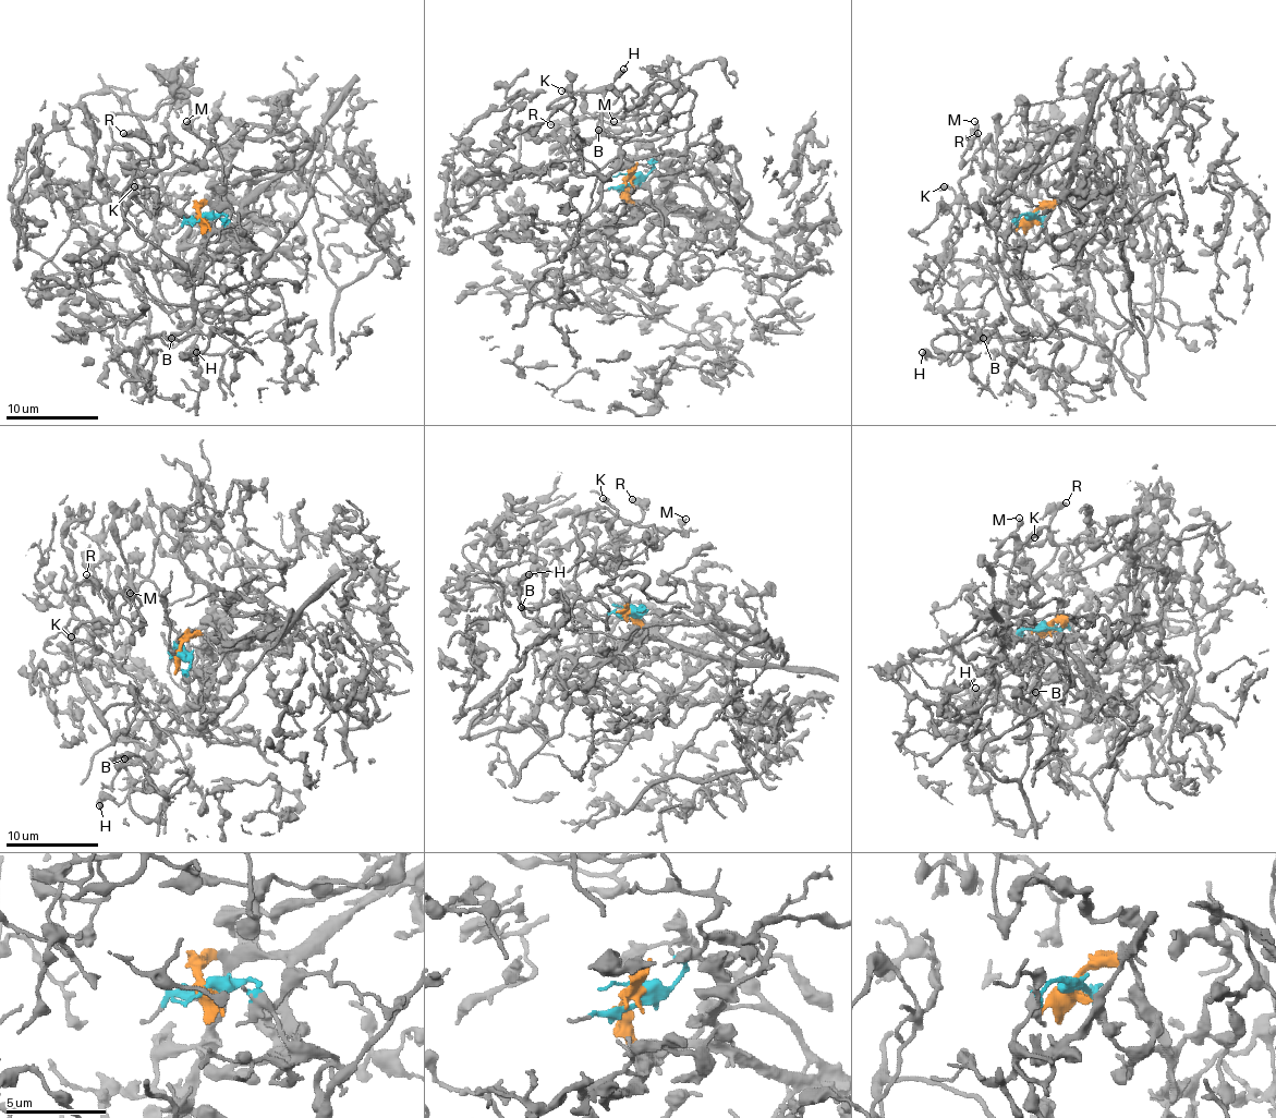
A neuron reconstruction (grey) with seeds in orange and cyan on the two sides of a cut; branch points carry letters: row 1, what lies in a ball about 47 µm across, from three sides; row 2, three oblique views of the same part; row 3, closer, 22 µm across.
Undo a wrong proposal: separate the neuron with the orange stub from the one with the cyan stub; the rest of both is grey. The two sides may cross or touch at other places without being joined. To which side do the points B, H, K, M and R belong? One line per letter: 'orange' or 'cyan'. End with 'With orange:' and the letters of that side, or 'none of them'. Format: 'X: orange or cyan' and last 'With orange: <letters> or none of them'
B: cyan
H: cyan
K: cyan
M: cyan
R: cyan
With orange: none of them

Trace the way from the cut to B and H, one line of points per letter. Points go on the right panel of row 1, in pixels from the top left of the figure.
B: (1029, 216), (1006, 240), (1012, 298), (994, 283), (977, 307), (943, 314), (957, 330), (992, 332), (982, 337)
H: (1029, 216), (1006, 240), (1012, 298), (994, 283), (977, 307), (943, 314), (959, 337), (949, 363), (922, 351)

